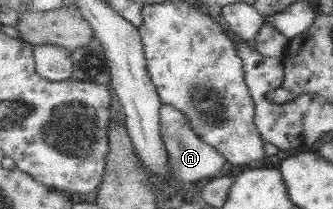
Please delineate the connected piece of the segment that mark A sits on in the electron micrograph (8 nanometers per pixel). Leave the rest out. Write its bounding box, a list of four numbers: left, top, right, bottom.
[160,105,229,184]

